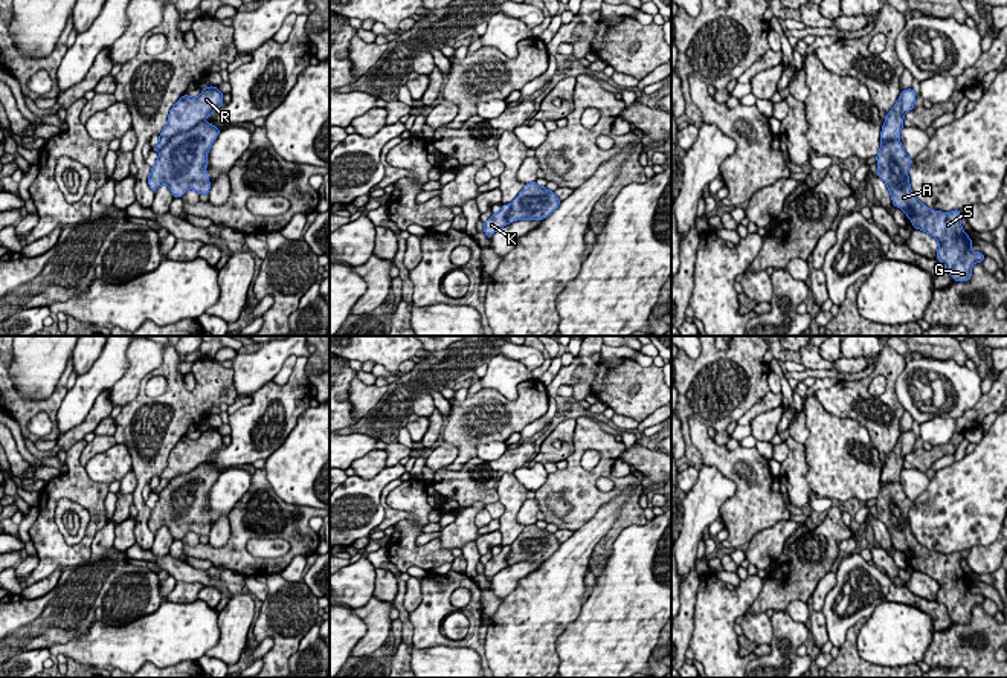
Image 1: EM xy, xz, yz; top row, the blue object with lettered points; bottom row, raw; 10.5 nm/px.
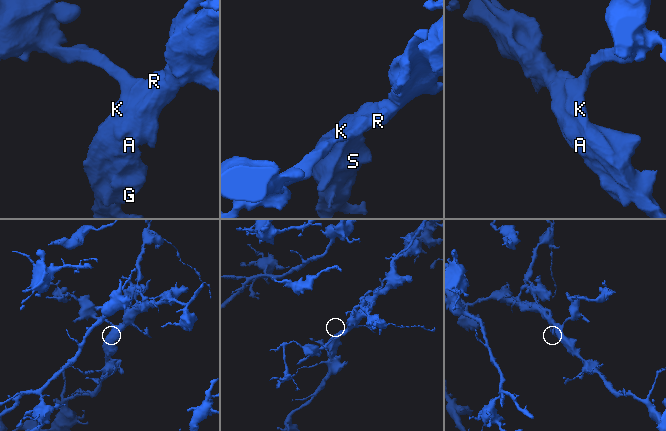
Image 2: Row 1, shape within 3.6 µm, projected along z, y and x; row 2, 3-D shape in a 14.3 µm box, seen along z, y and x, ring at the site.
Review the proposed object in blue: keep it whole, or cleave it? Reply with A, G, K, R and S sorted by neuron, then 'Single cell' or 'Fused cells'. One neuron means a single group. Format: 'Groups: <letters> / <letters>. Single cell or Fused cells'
Groups: A G S / K R. Fused cells

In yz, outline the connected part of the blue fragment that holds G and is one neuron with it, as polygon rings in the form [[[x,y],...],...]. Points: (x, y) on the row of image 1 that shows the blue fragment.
[[[880,140],[876,160],[877,177],[885,182],[893,205],[906,214],[914,229],[920,229],[938,241],[935,258],[947,267],[949,275],[955,281],[969,281],[972,266],[983,263],[986,255],[970,250],[972,240],[961,228],[960,209],[934,211],[914,195],[908,176],[912,159],[905,153],[900,140]]]

